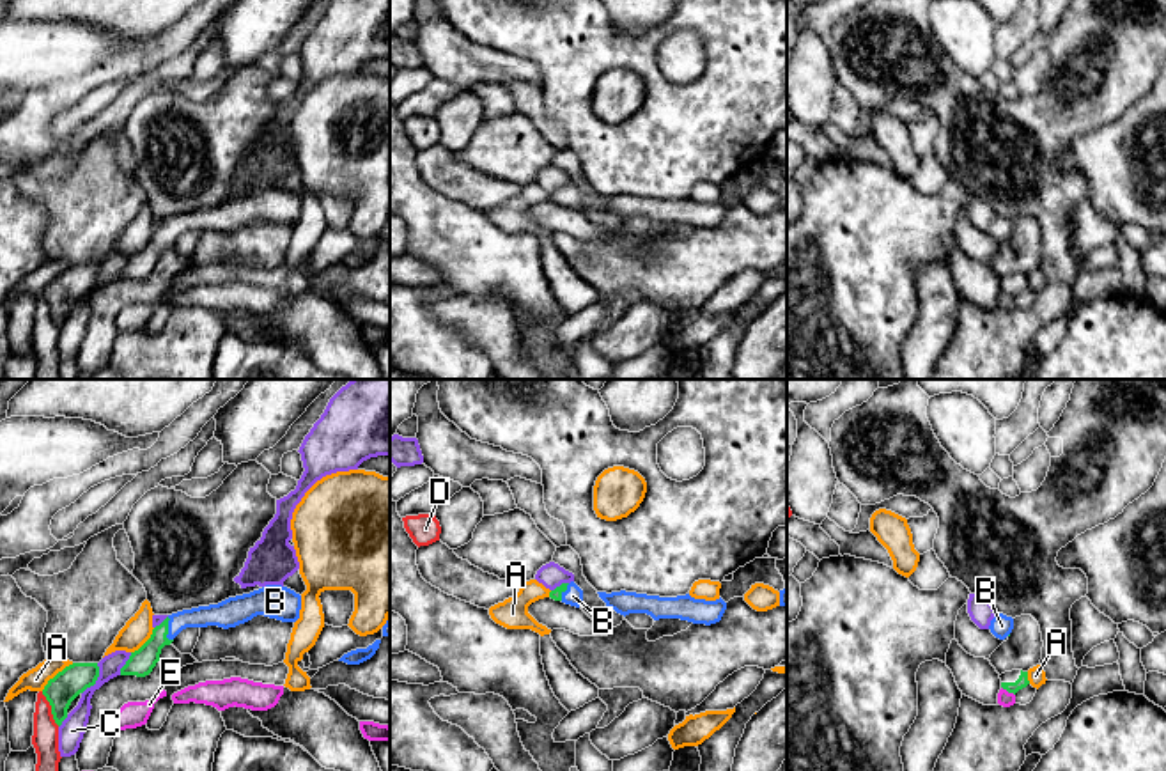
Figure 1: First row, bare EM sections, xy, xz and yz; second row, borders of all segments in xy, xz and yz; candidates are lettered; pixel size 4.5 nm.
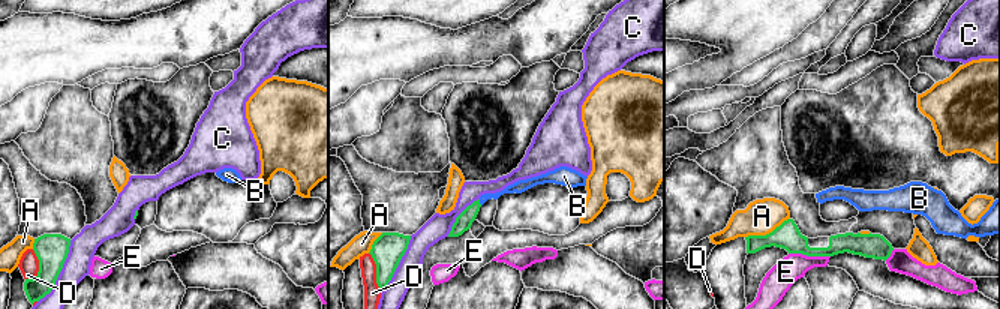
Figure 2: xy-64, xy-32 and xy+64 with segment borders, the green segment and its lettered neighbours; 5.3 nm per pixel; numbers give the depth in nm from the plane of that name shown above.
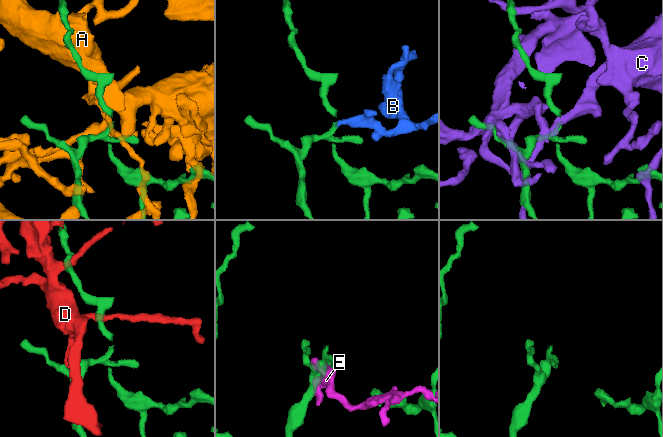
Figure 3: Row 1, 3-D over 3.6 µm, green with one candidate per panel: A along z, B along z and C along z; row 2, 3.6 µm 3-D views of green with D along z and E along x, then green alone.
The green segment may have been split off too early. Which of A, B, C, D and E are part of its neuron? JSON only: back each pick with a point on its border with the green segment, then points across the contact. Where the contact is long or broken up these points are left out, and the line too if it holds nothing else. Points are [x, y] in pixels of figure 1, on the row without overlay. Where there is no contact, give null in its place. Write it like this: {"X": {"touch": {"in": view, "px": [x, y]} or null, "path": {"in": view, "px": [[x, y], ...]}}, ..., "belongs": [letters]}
{"B": {"touch": {"in": "xy", "px": [167, 233]}, "path": {"in": "xy", "px": [[140, 266], [167, 233], [183, 222], [220, 218]]}}, "belongs": ["B"]}

